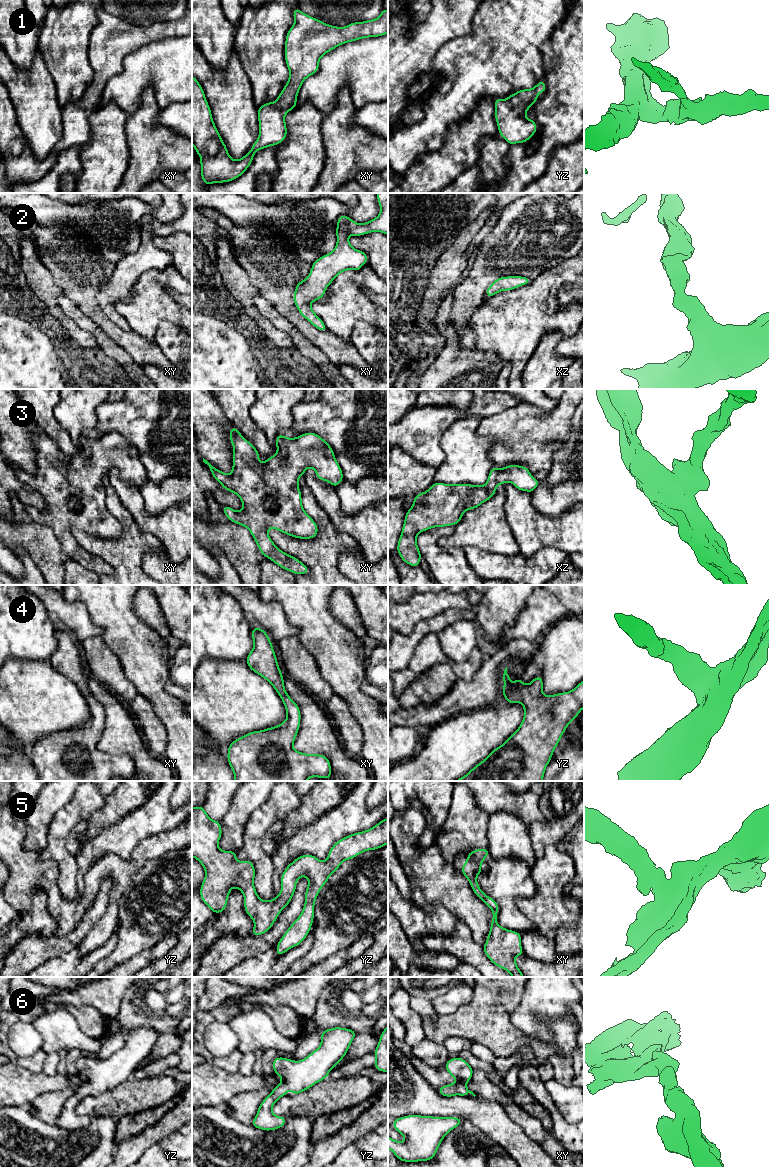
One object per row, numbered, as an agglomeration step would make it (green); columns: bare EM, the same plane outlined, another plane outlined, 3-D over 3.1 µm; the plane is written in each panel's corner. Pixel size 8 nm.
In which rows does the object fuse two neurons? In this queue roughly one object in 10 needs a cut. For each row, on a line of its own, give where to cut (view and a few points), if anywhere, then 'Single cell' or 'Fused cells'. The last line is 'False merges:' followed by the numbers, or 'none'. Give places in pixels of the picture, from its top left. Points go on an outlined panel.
1: No split. Single cell
2: No split. Single cell
3: No split. Single cell
4: No split. Single cell
5: No split. Single cell
6: No split. Single cell
False merges: none

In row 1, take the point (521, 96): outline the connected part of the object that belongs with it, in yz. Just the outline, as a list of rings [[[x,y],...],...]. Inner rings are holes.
[[[540,80],[535,87],[531,89],[518,90],[514,94],[508,96],[505,100],[501,98],[495,101],[495,120],[498,126],[498,133],[506,140],[509,145],[517,143],[525,143],[537,132],[537,124],[534,120],[525,116],[530,107],[538,101],[538,94],[546,91],[544,80]]]

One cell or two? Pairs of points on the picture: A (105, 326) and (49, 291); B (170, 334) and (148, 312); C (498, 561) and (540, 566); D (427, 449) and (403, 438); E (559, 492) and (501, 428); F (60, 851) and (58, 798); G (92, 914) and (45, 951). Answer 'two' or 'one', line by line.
A: two
B: two
C: one
D: one
E: two
F: two
G: one

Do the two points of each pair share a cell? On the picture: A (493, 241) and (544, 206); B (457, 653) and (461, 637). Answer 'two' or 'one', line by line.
A: one
B: one

